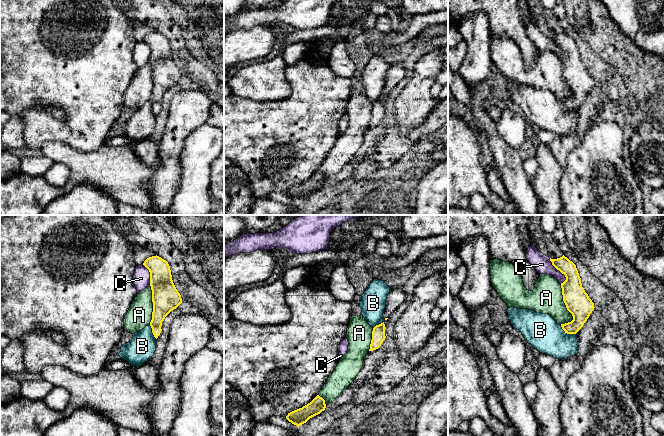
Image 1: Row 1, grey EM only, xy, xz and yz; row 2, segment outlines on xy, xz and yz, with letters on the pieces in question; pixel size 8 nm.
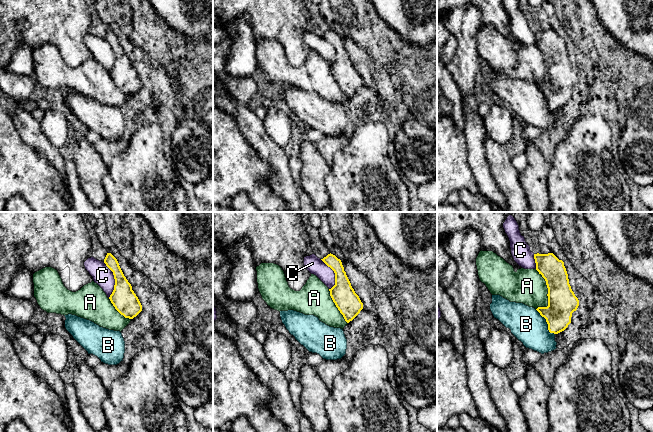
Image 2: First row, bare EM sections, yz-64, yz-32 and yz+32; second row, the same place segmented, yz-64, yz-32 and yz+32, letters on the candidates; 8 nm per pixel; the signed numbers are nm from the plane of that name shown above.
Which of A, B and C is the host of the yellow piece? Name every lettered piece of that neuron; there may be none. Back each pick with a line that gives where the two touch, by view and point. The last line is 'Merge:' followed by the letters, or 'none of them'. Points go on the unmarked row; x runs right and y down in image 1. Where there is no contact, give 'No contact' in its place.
Merge: none of them

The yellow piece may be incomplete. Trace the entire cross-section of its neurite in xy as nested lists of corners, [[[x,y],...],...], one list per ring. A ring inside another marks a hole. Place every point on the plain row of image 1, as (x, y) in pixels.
[[[156,31],[147,34],[143,41],[150,48],[153,78],[150,102],[157,115],[165,93],[182,79],[182,74],[173,59],[170,42],[166,36]]]

